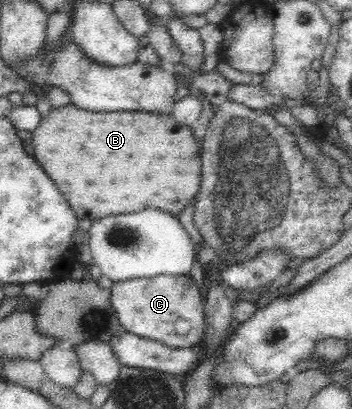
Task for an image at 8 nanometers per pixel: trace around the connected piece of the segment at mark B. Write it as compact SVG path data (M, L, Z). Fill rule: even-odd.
M68 104L58 109L52 109L45 117L41 117L37 129L31 131L29 143L32 145L35 161L41 165L41 167L47 171L47 175L55 181L55 185L61 189L63 197L69 201L73 213L75 213L79 219L99 219L99 217L105 217L105 215L135 213L135 211L141 211L141 209L163 209L165 212L177 215L183 207L193 199L193 195L200 190L202 156L199 154L199 144L197 144L191 132L191 128L179 124L179 122L169 114L143 111L97 113Z

